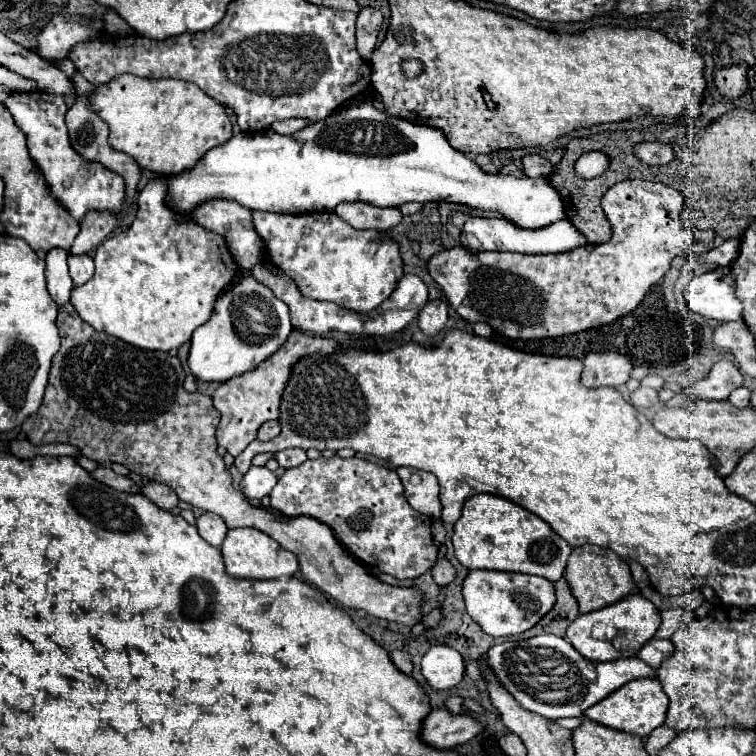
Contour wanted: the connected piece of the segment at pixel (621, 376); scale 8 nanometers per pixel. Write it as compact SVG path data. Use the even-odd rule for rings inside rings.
M592 352L584 358L582 384L586 388L620 386L630 378L632 362L618 352Z

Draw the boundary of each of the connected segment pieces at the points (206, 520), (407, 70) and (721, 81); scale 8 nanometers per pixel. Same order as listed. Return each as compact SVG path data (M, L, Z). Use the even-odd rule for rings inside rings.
M204 512L198 520L196 520L196 528L200 532L200 536L212 544L212 546L220 546L228 534L228 528L224 524L224 520L212 512Z
M406 60L402 64L402 72L404 72L406 78L416 78L416 76L422 74L422 70L424 70L424 66L422 66L420 60Z
M732 64L730 68L720 68L714 74L714 84L718 86L720 94L730 100L736 100L746 94L748 80L746 80L746 64Z

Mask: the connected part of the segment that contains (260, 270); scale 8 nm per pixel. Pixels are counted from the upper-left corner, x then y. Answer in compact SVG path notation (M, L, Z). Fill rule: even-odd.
M258 264L252 268L252 272L254 272L256 280L262 280L266 286L270 286L274 296L278 296L282 302L286 302L286 306L290 308L292 326L298 330L304 330L304 332L314 332L314 334L326 334L330 330L348 332L348 334L376 334L376 336L394 334L394 332L400 332L404 326L408 326L418 316L422 306L428 302L428 288L416 274L404 274L398 280L390 298L386 298L378 308L374 308L370 312L352 312L334 302L318 302L318 300L304 298L298 292L298 286L288 276L284 276L284 272L274 268L272 264Z

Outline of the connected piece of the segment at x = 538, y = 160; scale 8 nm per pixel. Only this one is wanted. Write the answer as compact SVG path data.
M528 154L522 160L524 164L524 174L530 178L538 178L538 176L550 176L550 172L554 170L554 164L550 164L546 158L538 156L538 154Z

